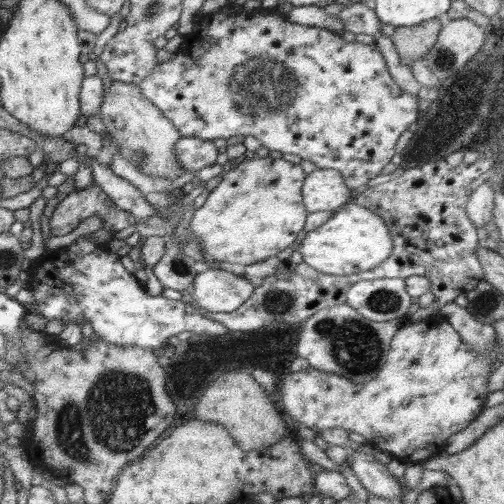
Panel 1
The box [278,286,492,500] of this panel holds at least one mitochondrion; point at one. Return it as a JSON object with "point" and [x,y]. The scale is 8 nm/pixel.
{"point":[353,347]}

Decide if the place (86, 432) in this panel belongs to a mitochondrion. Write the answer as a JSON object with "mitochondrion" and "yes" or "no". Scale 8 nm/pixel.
{"mitochondrion":"yes"}

